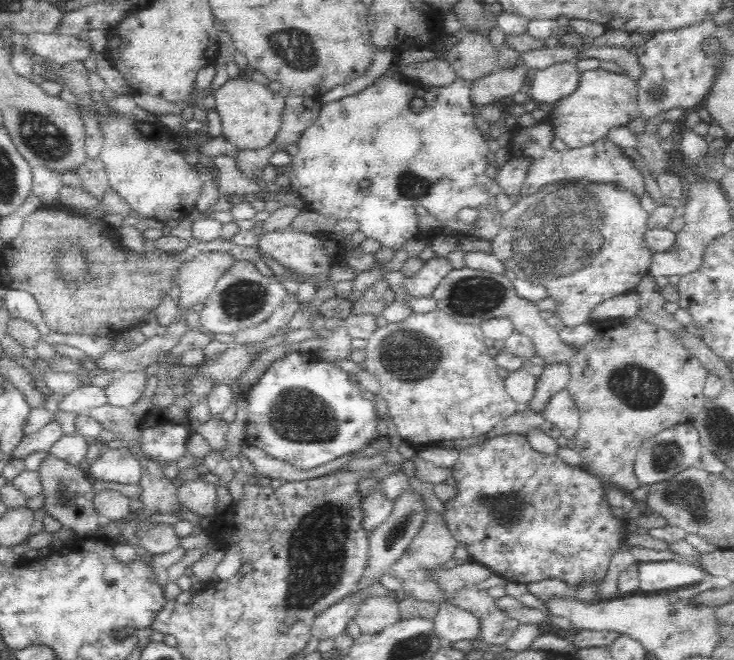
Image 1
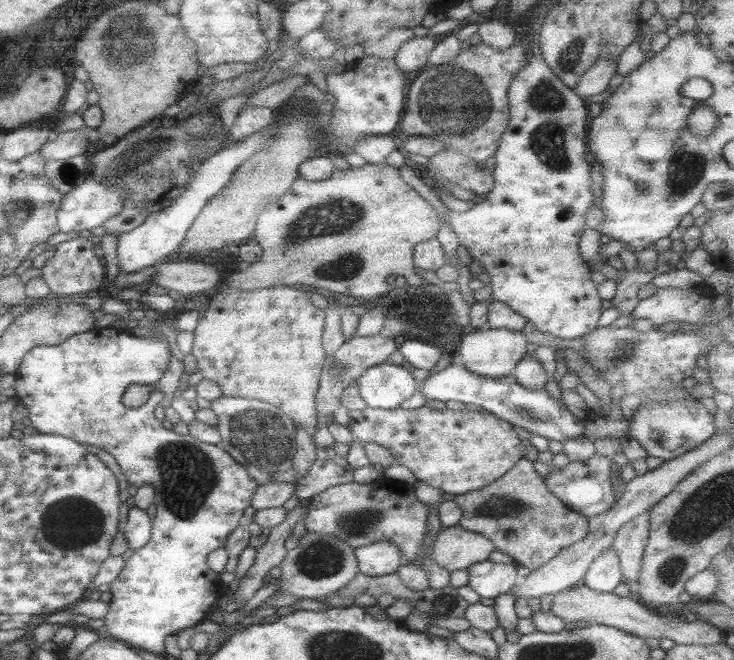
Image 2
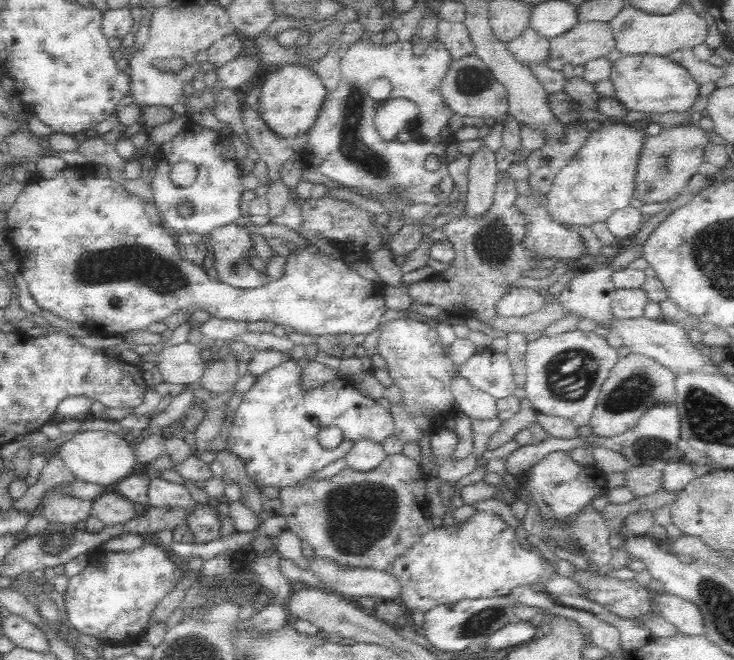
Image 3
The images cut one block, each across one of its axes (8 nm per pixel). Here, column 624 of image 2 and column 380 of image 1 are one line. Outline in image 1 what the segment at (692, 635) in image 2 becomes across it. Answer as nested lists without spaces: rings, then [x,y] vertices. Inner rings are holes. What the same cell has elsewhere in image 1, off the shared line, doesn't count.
[[[393,594],[382,598],[374,596],[363,602],[355,614],[361,635],[374,636],[397,624],[401,620],[397,602],[398,599]]]

